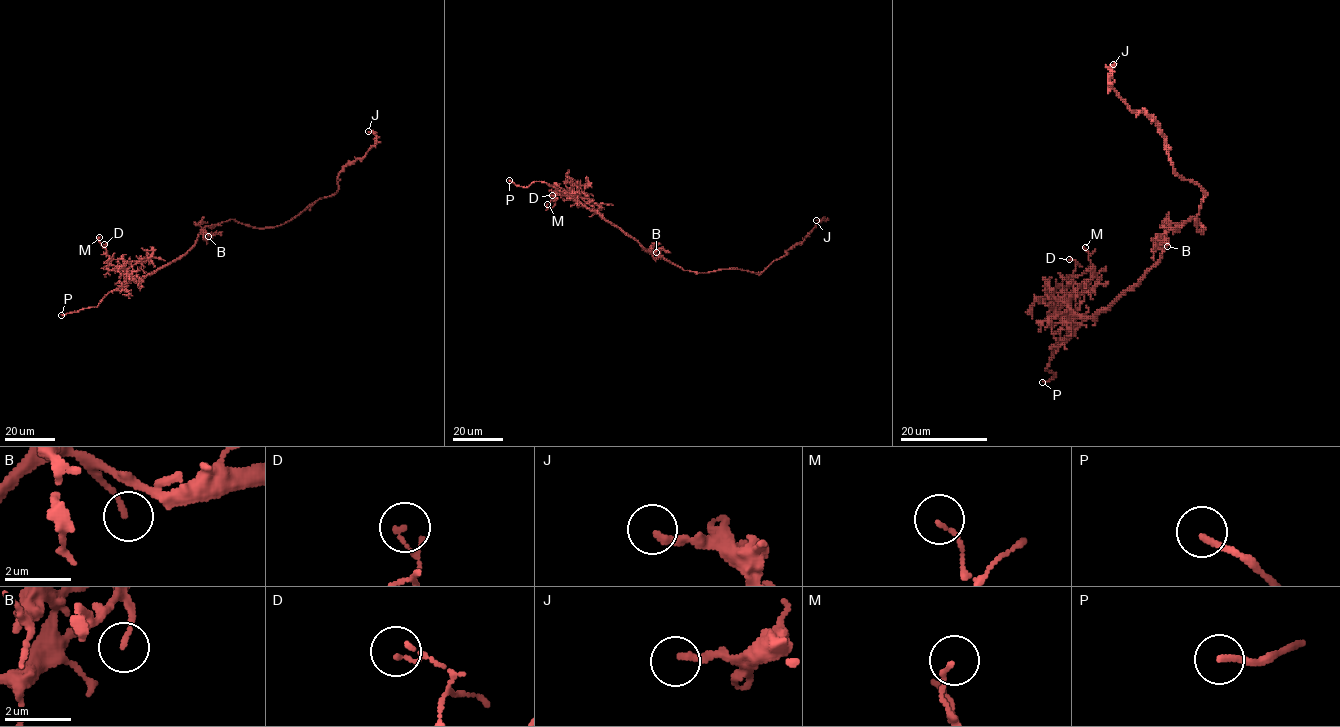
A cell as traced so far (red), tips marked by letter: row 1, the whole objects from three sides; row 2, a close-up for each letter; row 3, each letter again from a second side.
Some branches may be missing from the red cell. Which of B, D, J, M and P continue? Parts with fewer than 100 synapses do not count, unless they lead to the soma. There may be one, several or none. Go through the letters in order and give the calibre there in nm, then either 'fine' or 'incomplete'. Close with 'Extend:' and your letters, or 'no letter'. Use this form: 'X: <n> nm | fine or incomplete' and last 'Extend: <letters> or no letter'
B: 140 nm | fine
D: 80 nm | fine
J: 200 nm | fine
M: 100 nm | fine
P: 180 nm | incomplete
Extend: P

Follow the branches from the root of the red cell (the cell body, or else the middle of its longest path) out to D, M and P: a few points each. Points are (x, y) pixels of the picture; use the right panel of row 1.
D: (1190, 219), (1167, 233), (1160, 258), (1140, 280), (1093, 317), (1066, 305), (1063, 278), (1077, 263), (1069, 259)
M: (1190, 219), (1167, 233), (1160, 258), (1140, 280), (1093, 317), (1066, 305), (1063, 278), (1090, 266), (1085, 247)
P: (1190, 219), (1167, 233), (1160, 258), (1133, 286), (1059, 343), (1044, 369), (1055, 376), (1042, 382)

